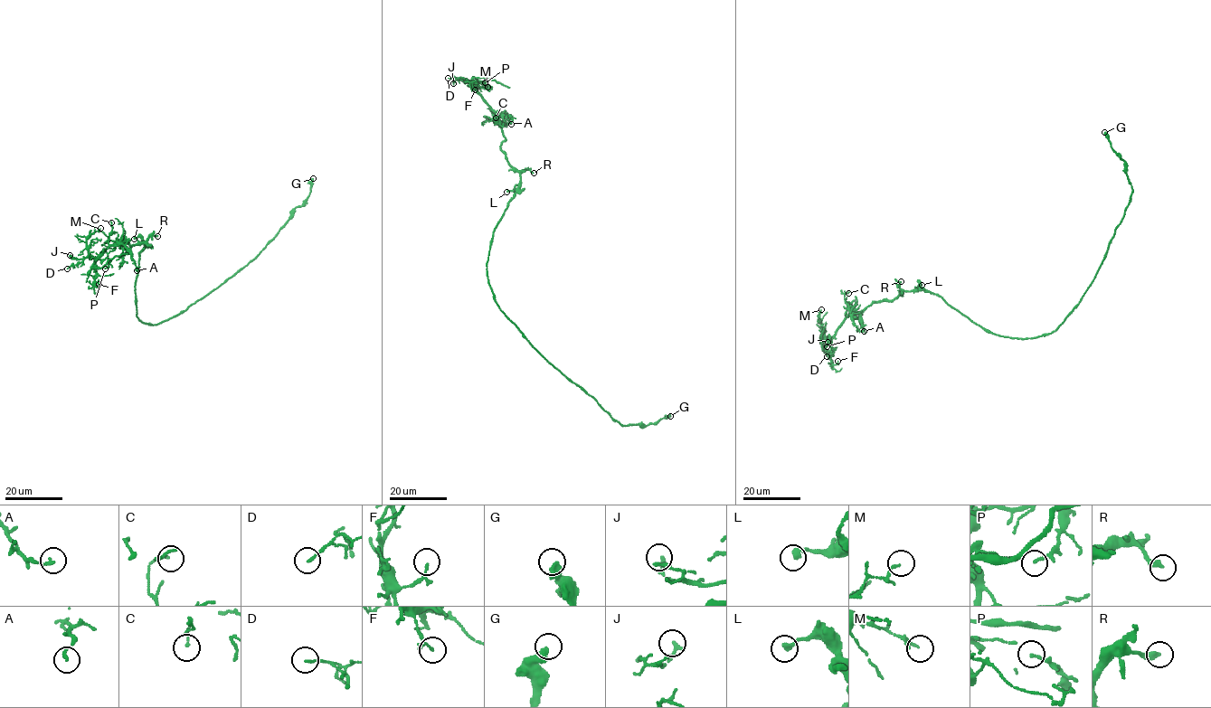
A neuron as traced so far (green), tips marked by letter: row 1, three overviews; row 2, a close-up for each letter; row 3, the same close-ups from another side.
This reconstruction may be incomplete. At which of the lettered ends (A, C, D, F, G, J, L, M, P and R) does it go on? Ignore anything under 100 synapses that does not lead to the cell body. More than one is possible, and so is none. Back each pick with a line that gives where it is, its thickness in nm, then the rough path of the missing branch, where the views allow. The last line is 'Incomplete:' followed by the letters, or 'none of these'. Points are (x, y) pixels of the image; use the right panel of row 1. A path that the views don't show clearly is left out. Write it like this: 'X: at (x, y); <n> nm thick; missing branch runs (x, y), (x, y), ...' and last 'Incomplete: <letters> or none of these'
Incomplete: none of these

